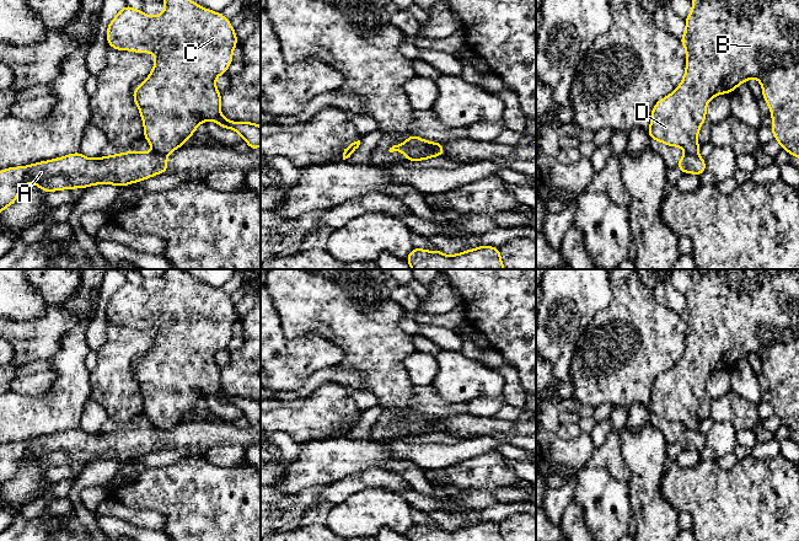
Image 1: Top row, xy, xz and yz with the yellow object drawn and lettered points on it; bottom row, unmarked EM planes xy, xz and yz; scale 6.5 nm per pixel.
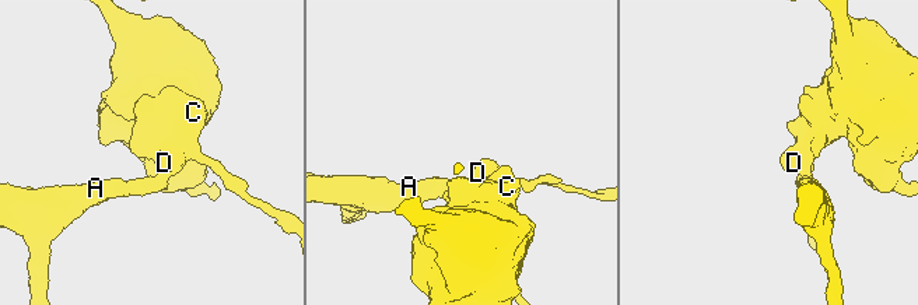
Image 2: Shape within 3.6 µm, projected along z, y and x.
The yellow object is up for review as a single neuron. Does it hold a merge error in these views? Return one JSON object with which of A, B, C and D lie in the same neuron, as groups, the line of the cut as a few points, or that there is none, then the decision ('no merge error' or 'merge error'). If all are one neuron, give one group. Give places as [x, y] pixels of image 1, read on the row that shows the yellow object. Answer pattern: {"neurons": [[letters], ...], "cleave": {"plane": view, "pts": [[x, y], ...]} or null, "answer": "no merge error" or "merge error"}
{"neurons": [["A"], ["B", "C", "D"]], "cleave": {"plane": "xy", "pts": [[155, 150], [166, 155]]}, "answer": "merge error"}

